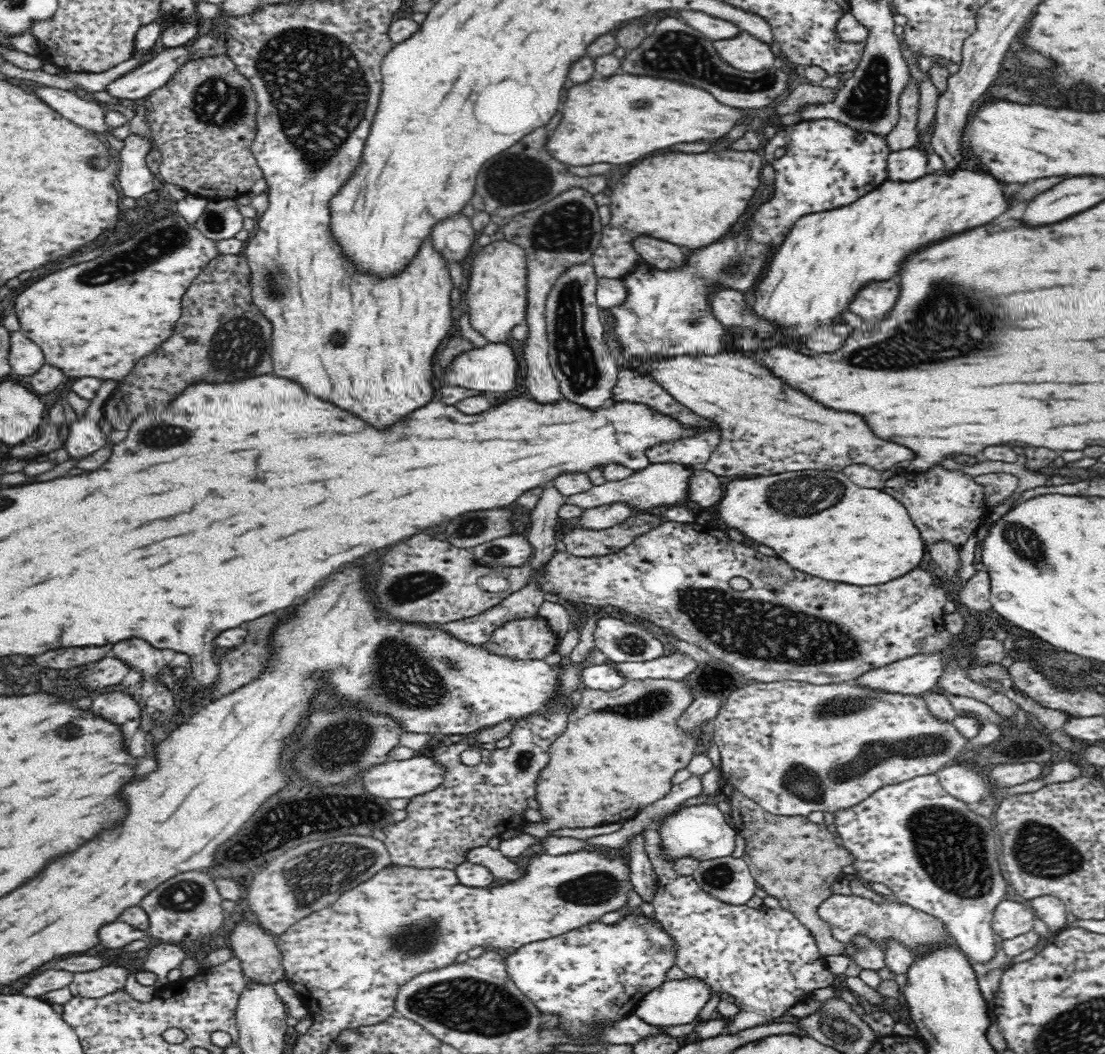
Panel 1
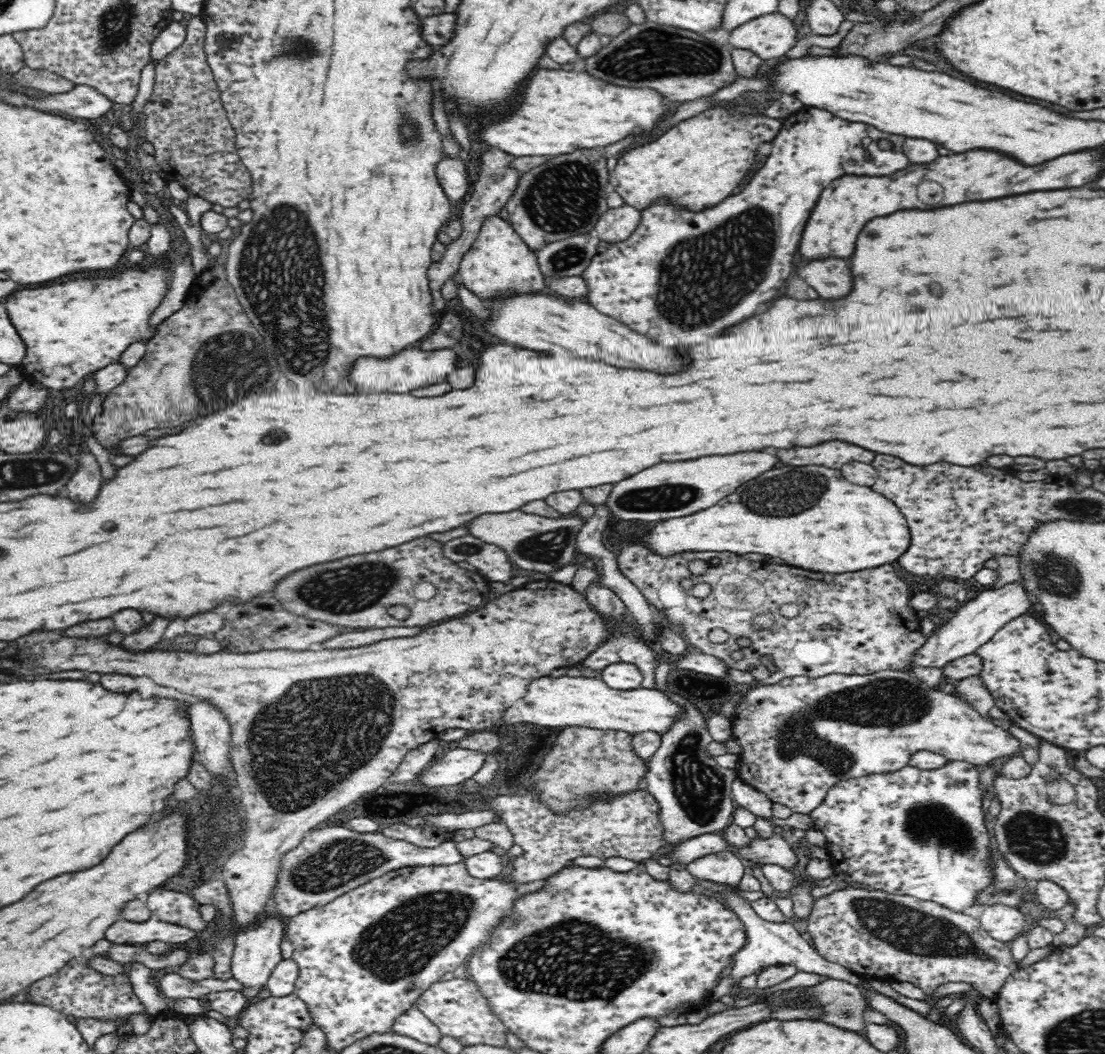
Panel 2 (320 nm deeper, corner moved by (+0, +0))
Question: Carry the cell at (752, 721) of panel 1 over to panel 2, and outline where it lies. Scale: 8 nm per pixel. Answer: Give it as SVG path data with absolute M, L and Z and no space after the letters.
M907 670L902 671L879 671L875 674L854 675L854 674L828 674L821 678L793 677L786 678L782 682L774 685L759 685L751 689L738 703L734 710L734 719L731 726L736 742L742 748L741 764L735 768L735 774L744 783L752 786L759 792L764 793L772 802L778 802L790 808L793 812L809 814L814 810L838 782L850 778L859 778L864 774L884 774L884 772L894 772L904 766L908 766L908 758L918 752L918 750L930 750L941 754L947 760L966 761L978 766L978 764L990 764L997 762L999 758L1006 756L1018 756L1021 754L1022 745L1020 740L1000 727L1000 723L990 717L982 717L969 703L957 693L944 693L934 688L924 685L914 674Z

